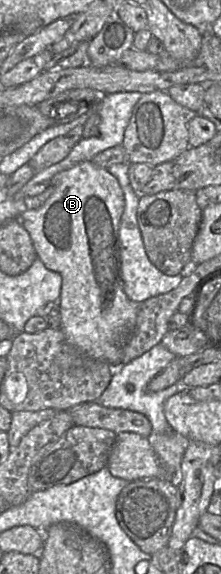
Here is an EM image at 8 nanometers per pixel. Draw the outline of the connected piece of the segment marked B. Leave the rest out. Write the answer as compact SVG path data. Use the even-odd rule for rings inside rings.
M92 161L80 162L56 174L50 183L54 184L54 191L48 200L40 208L25 210L19 221L31 237L37 257L47 269L62 277L57 306L61 330L67 342L84 356L119 367L122 365L123 348L136 323L139 306L125 294L121 272L119 227L125 207L123 190L116 177Z

